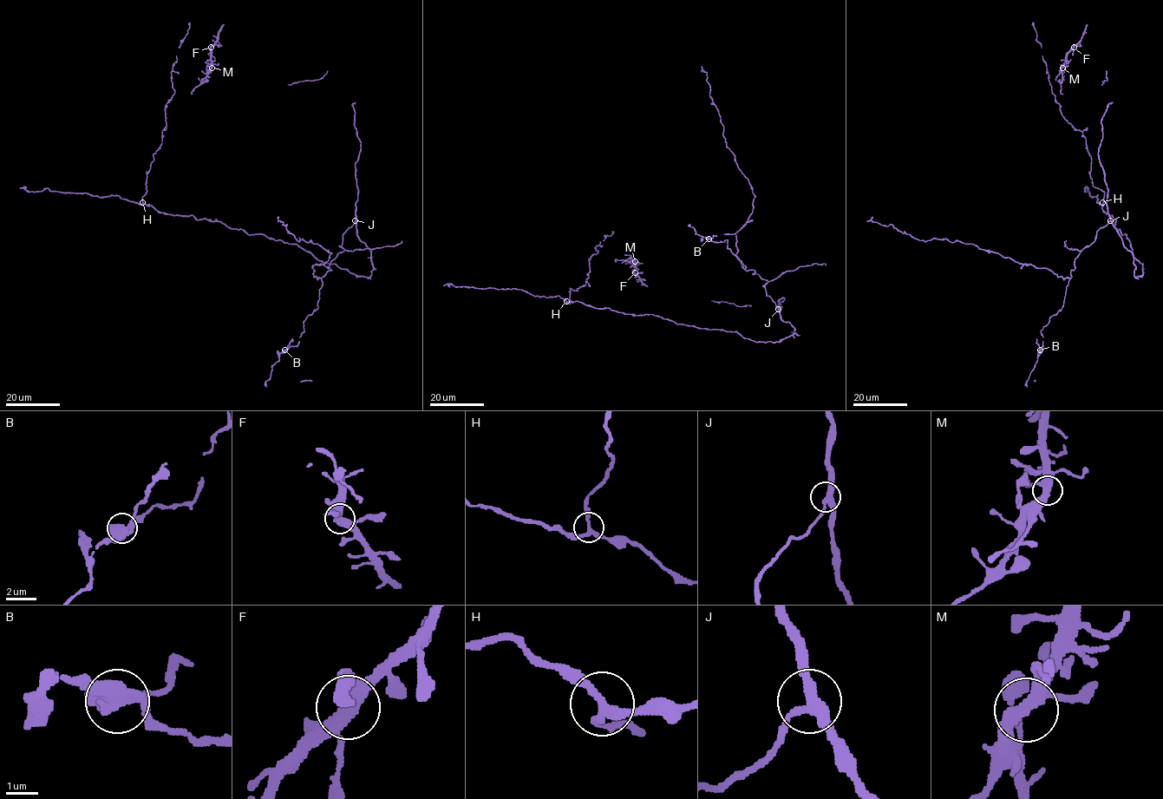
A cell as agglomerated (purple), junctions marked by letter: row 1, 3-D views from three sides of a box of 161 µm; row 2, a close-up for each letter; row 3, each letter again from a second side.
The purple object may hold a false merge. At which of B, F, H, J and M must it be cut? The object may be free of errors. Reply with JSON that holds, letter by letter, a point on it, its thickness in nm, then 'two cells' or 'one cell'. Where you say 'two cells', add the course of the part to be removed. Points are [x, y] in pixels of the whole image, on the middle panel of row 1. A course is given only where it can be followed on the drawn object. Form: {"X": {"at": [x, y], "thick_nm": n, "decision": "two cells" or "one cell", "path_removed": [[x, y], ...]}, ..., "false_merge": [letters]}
{"B": {"at": [708, 239], "thick_nm": 480, "decision": "two cells"}, "F": {"at": [635, 272], "thick_nm": 400, "decision": "one cell"}, "H": {"at": [566, 301], "thick_nm": 240, "decision": "one cell"}, "J": {"at": [778, 309], "thick_nm": 320, "decision": "one cell"}, "M": {"at": [635, 261], "thick_nm": 400, "decision": "one cell"}, "false_merge": ["B"]}

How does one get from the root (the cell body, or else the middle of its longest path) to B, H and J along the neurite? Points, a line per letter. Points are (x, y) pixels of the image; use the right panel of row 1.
B: (1140, 263), (1136, 277), (1118, 230), (1110, 221), (1100, 227), (1074, 259), (1063, 306), (1041, 330), (1040, 350)
H: (1140, 263), (1133, 255), (1126, 234), (1122, 235), (1114, 226), (1114, 219), (1102, 209), (1102, 202)
J: (1140, 263), (1142, 274), (1136, 277), (1133, 255), (1124, 245), (1110, 220)

